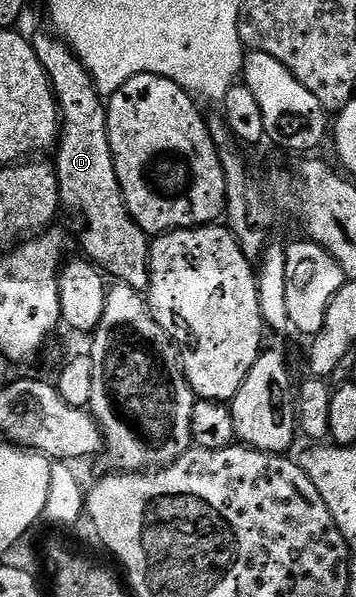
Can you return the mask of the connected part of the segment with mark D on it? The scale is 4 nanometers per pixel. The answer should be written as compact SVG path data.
M55 33L40 34L31 39L34 52L42 64L52 85L52 95L56 98L56 106L60 110L60 140L55 147L54 165L58 184L60 185L60 205L65 211L76 213L76 226L80 229L80 246L83 257L100 267L109 279L121 285L134 288L145 293L149 286L148 265L150 264L149 235L130 216L126 208L126 200L122 196L122 188L118 184L118 172L114 168L114 156L110 148L108 135L108 108L100 90L94 84L90 72L82 64L82 60L69 47L63 38Z

